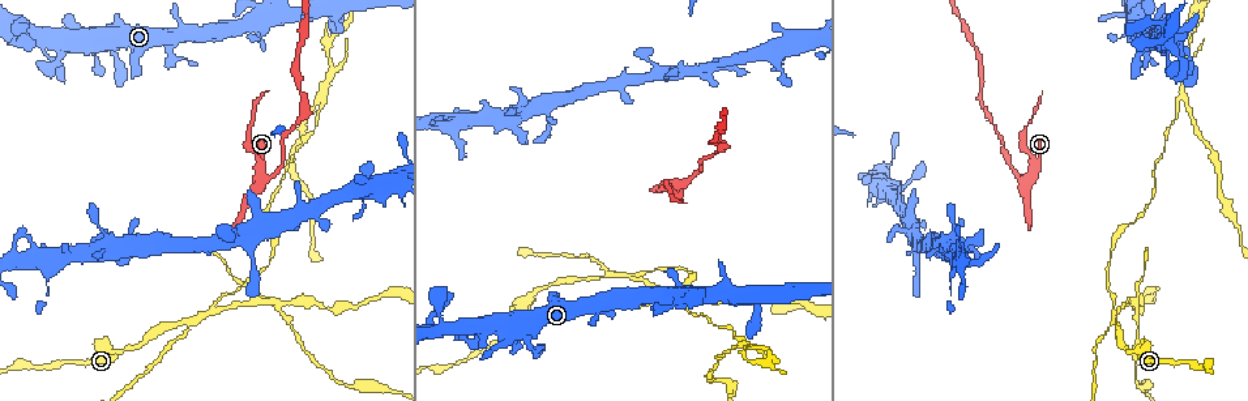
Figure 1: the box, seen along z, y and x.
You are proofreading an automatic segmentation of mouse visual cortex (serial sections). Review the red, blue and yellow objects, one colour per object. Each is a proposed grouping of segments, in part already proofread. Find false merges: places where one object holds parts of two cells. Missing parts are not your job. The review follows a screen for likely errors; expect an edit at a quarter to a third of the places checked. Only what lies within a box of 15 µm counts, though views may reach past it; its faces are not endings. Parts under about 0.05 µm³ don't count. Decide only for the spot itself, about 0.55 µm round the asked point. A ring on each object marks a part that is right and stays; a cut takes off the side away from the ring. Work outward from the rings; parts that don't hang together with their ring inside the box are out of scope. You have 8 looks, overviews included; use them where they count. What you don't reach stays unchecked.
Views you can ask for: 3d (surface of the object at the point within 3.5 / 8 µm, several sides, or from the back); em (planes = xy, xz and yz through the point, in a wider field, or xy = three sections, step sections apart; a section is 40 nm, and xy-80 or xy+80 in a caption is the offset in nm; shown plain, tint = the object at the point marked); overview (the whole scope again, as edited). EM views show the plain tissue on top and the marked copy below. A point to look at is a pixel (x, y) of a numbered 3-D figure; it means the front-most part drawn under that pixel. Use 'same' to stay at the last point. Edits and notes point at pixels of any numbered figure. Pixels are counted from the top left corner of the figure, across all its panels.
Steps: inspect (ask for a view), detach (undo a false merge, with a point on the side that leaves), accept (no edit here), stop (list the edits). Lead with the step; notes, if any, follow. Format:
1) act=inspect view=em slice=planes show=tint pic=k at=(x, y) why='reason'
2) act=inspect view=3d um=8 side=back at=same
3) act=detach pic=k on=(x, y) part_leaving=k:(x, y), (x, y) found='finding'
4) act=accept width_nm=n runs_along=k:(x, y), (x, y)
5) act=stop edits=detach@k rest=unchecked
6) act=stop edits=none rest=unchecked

act=inspect view=3d um=3.5 pic=1 at=(681, 196) why='a fork'

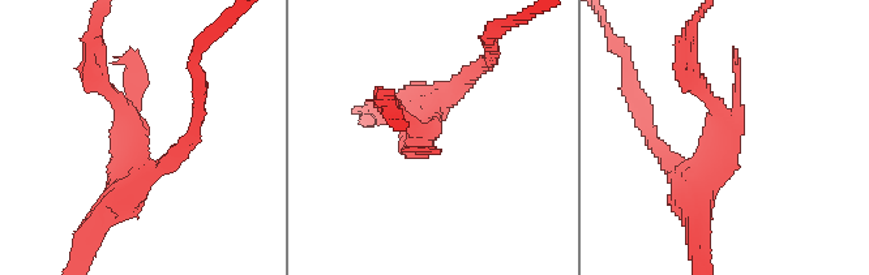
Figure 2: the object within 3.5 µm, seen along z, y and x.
act=inspect view=em slice=xy step=1 show=tint pic=2 at=(715, 157)

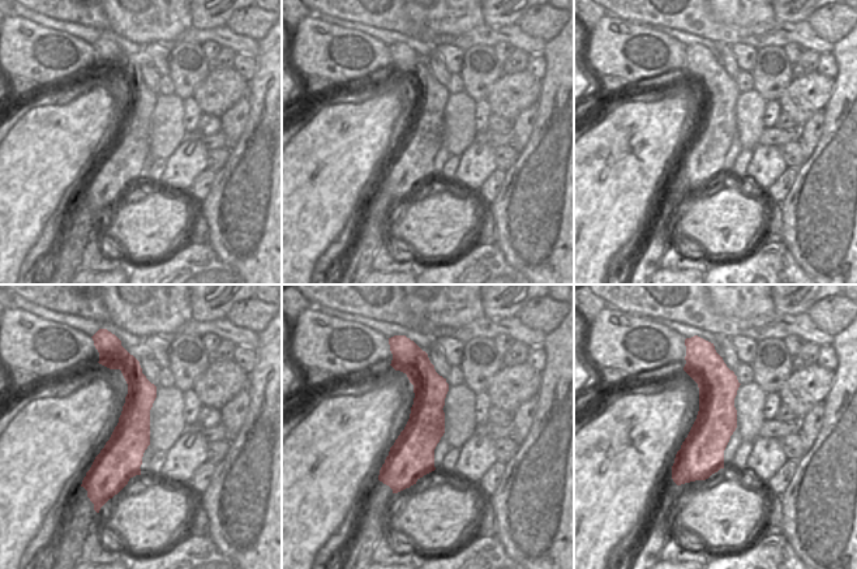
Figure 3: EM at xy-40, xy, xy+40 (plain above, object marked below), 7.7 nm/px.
act=accept runs_along=2:(132, 71), (136, 167), (180, 147) found='all the same cell'

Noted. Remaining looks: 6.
act=inspect view=em slice=xy step=2 show=tint pic=1 at=(1113, 312) why='two arms at a narrow angle'

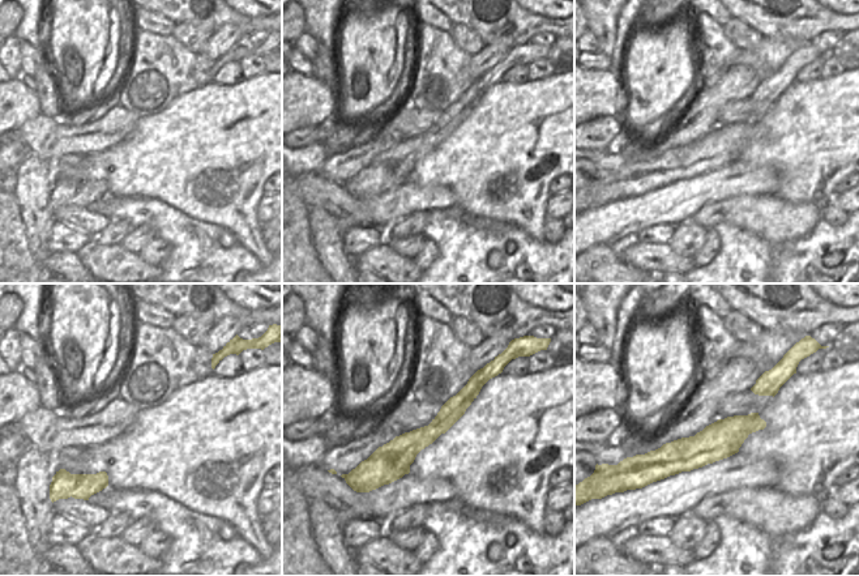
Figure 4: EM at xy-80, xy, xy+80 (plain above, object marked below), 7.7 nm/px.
act=inspect view=3d um=3.5 at=same

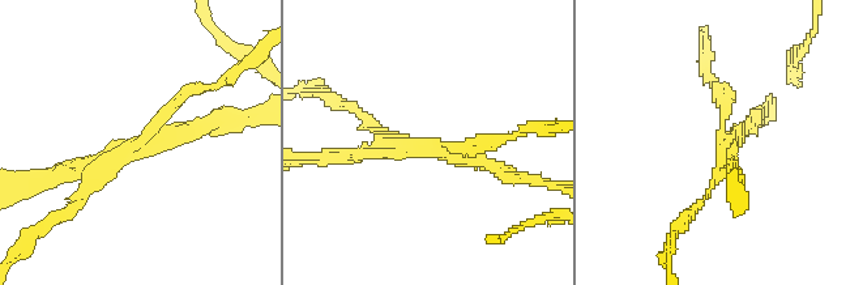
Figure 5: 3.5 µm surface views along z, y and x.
act=detach pic=5 on=(182, 97) arms=3 part_leaving=5:(102, 165), (203, 89) found='a second cell is stuck on'

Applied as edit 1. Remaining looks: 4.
act=inspect view=3d um=3.5 pic=1 at=(273, 302) why='four or more arms meet'

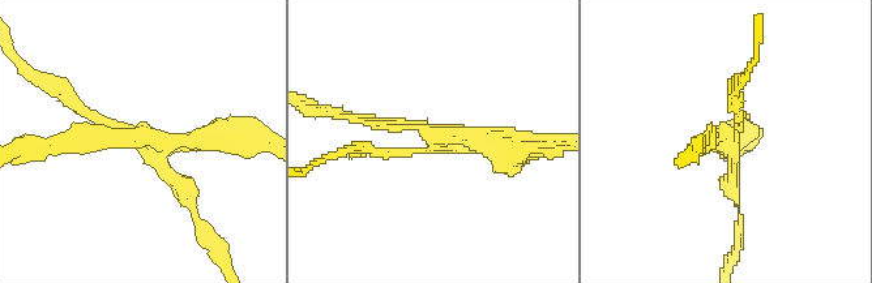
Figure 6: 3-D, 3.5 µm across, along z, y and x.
act=inspect view=em slice=xy step=2 show=tint pic=6 at=(442, 137) arms=4 arm_widths_nm=100,150,200,250

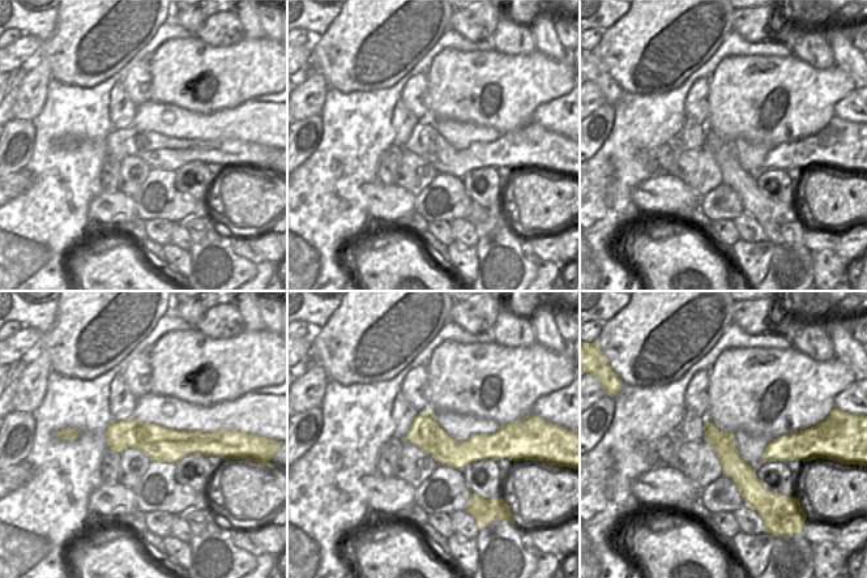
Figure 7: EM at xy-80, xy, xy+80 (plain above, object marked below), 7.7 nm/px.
act=inspect view=em slice=planes show=tint at=same why='another direction'

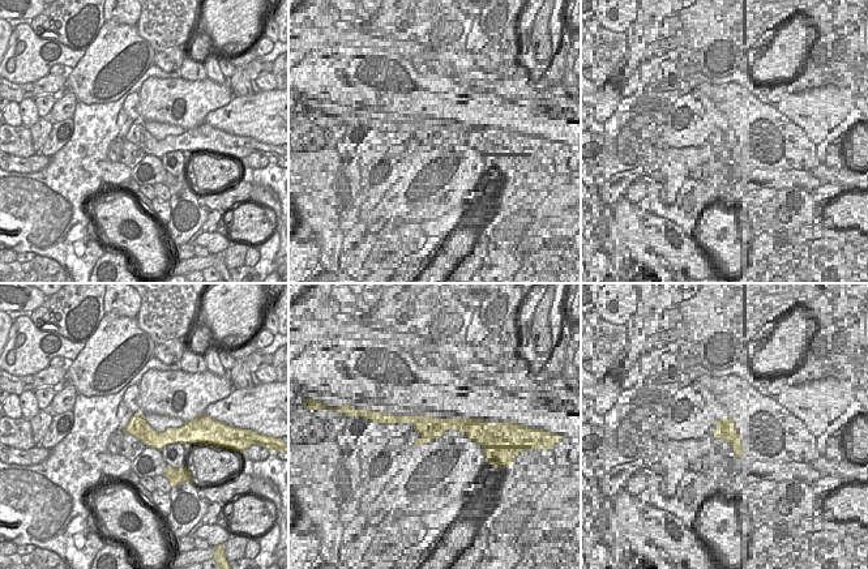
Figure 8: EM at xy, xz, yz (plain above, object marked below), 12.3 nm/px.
act=detach pic=6 on=(92, 114) part_leaving=6:(157, 157), (221, 261) found='two cells meet here'

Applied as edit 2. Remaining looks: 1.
act=stop edits=detach@5,detach@6 rest=unchecked

